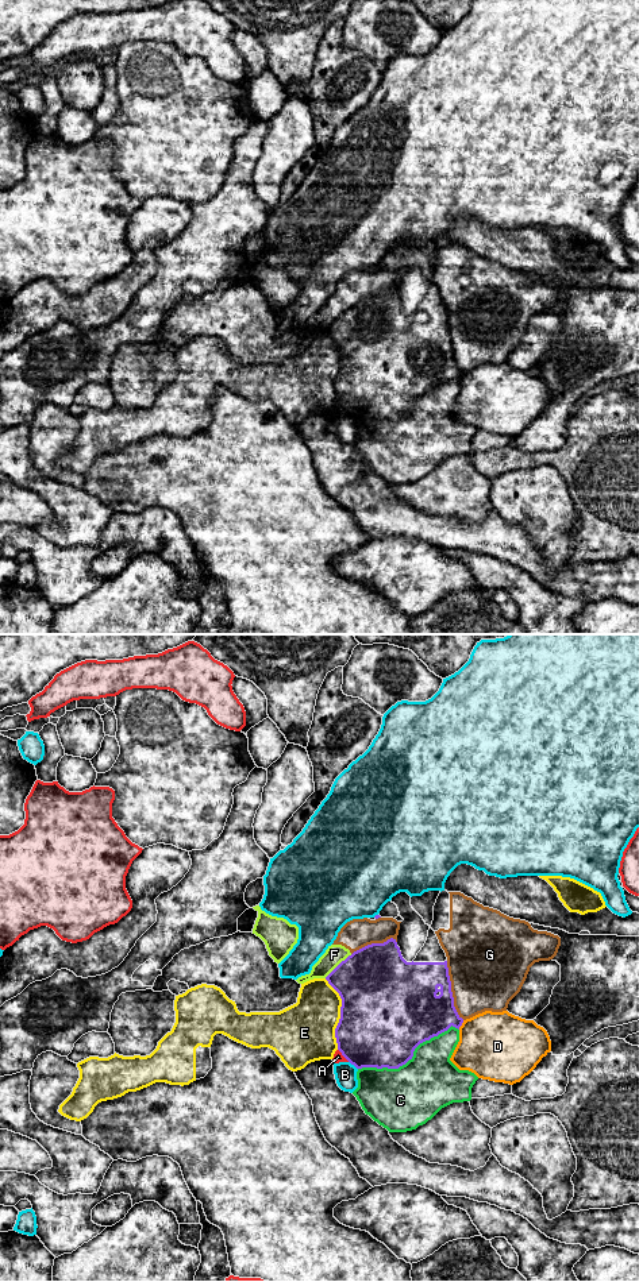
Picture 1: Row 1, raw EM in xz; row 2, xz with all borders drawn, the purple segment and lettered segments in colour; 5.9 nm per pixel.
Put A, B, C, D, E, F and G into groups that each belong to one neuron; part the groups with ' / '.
A / B / C / D / E / F G

